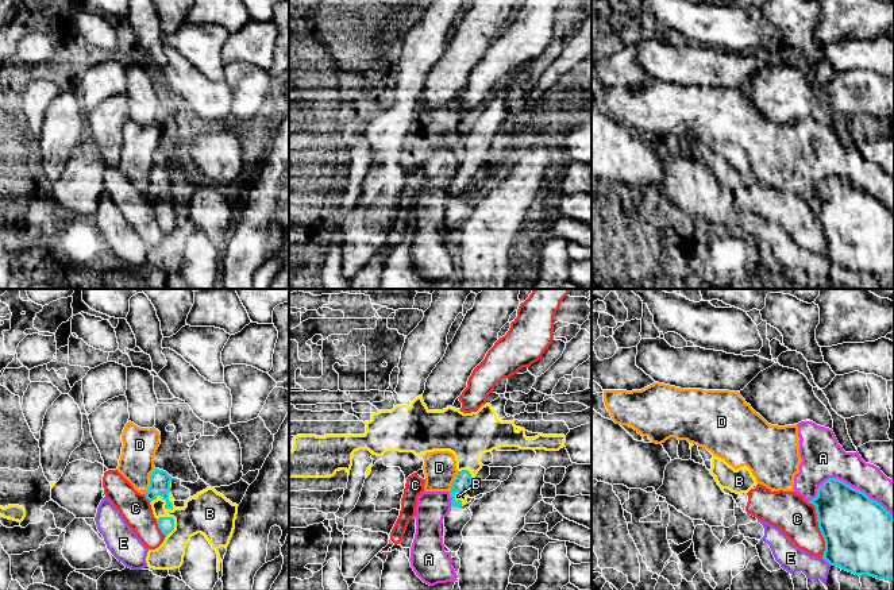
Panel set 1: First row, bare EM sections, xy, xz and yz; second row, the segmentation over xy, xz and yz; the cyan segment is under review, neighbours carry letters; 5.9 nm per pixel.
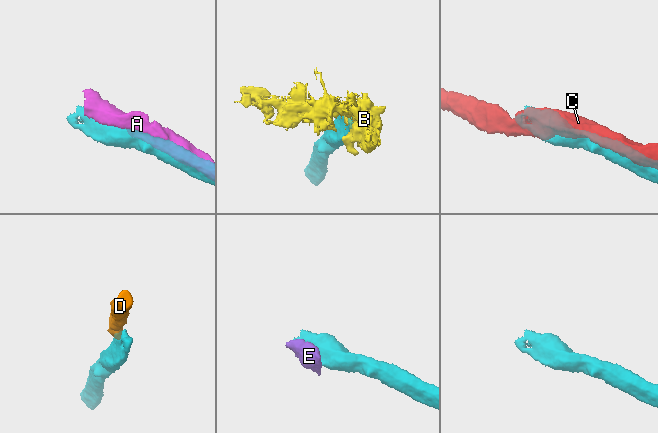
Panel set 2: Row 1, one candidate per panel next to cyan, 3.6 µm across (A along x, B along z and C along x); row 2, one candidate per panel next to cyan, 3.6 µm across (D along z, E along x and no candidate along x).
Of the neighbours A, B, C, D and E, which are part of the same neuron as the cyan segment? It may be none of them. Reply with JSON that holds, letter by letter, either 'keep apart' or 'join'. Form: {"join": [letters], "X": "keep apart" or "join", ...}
{"join": [], "A": "keep apart", "B": "keep apart", "C": "keep apart", "D": "keep apart", "E": "keep apart"}

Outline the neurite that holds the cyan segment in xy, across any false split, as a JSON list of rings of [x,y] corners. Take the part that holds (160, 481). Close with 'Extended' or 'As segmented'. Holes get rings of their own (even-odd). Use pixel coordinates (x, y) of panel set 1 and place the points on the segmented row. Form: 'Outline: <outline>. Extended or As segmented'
Outline: [[[154,468],[154,471],[150,474],[150,486],[144,494],[146,498],[151,502],[157,500],[158,495],[161,495],[162,500],[166,501],[165,508],[173,510],[173,504],[169,501],[169,493],[172,489],[170,482],[172,477],[166,471]]]. As segmented

